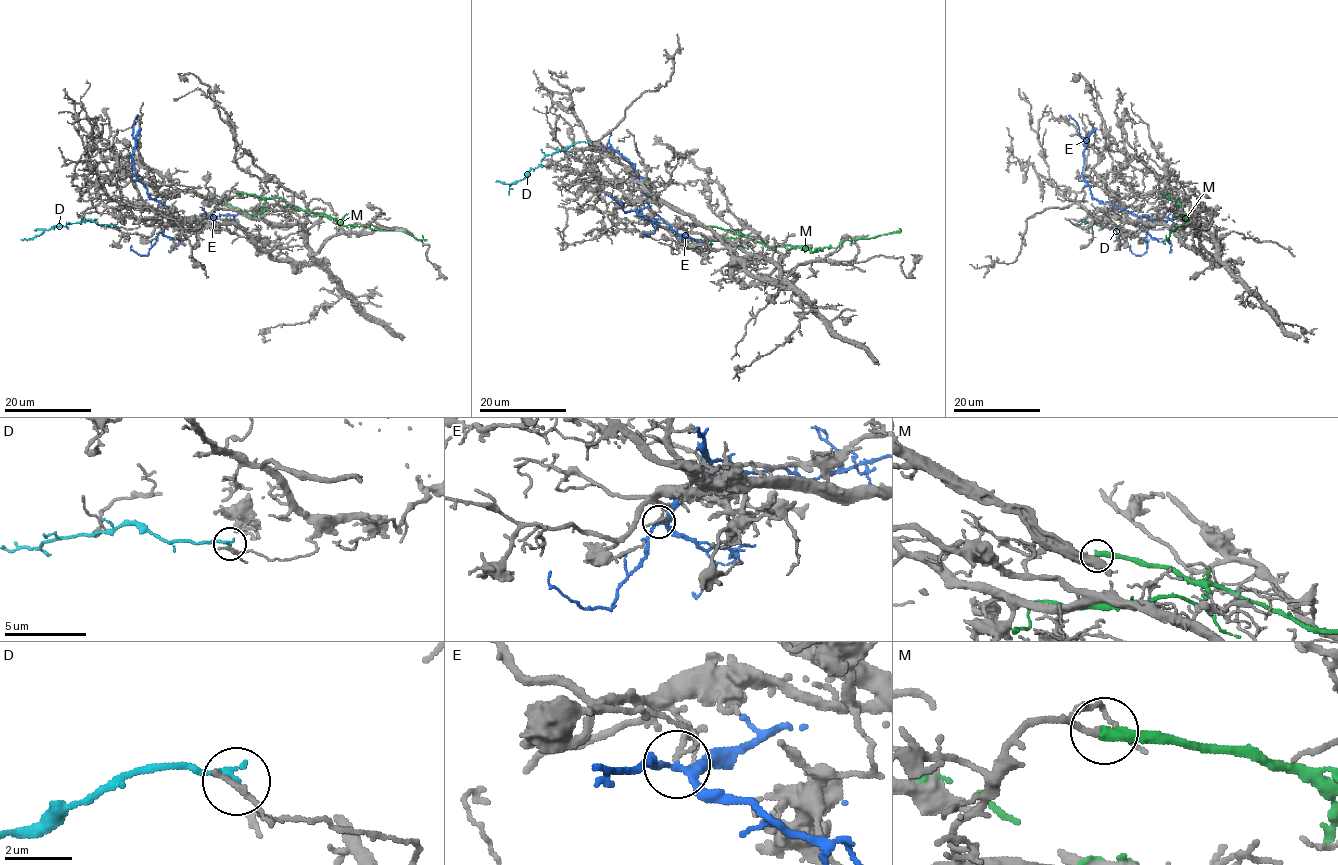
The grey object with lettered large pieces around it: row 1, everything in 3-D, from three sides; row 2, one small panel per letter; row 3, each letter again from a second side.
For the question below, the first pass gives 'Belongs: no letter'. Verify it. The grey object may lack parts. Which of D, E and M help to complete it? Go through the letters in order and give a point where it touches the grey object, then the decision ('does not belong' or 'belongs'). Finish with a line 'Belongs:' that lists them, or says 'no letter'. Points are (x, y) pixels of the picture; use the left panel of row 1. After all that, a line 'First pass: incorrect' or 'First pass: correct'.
D: contact (116, 225); does not belong
E: contact (160, 232); does not belong
M: contact (236, 192); does not belong
Belongs: no letter
First pass: correct

